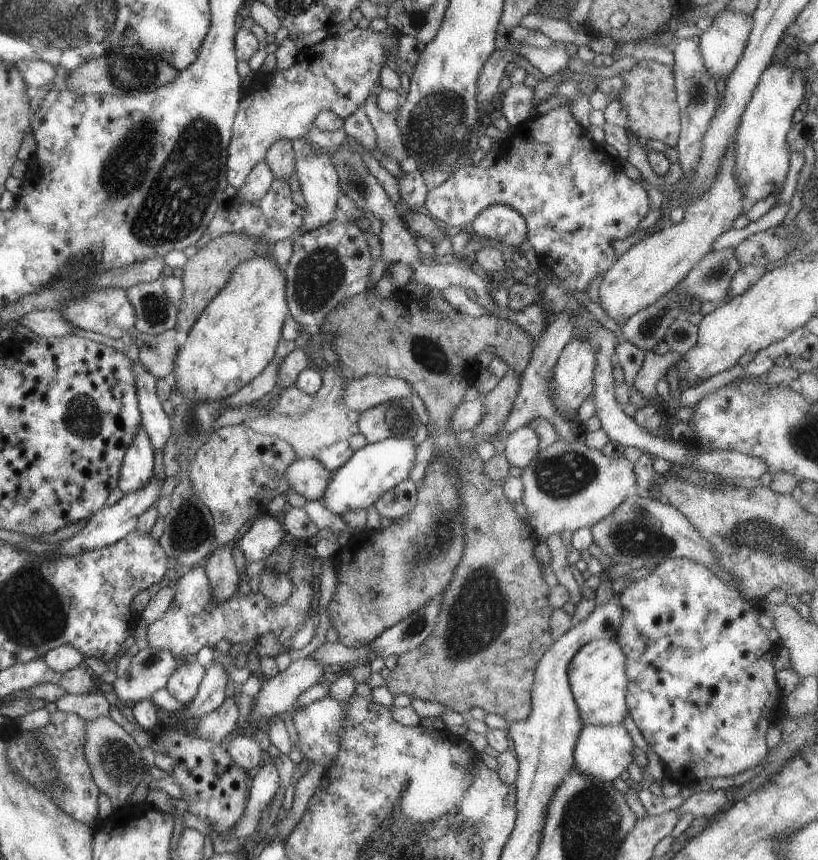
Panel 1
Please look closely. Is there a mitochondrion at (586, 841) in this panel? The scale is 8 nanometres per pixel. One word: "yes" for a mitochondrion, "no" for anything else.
yes

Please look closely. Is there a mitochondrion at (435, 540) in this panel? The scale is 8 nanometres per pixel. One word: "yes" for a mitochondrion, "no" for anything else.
yes

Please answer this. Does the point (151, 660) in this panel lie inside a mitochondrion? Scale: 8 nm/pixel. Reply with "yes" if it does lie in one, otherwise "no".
yes

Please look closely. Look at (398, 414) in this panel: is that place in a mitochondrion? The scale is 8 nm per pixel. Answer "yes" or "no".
yes

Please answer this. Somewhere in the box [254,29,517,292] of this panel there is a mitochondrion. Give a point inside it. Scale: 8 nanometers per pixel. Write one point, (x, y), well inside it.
(436, 129)

